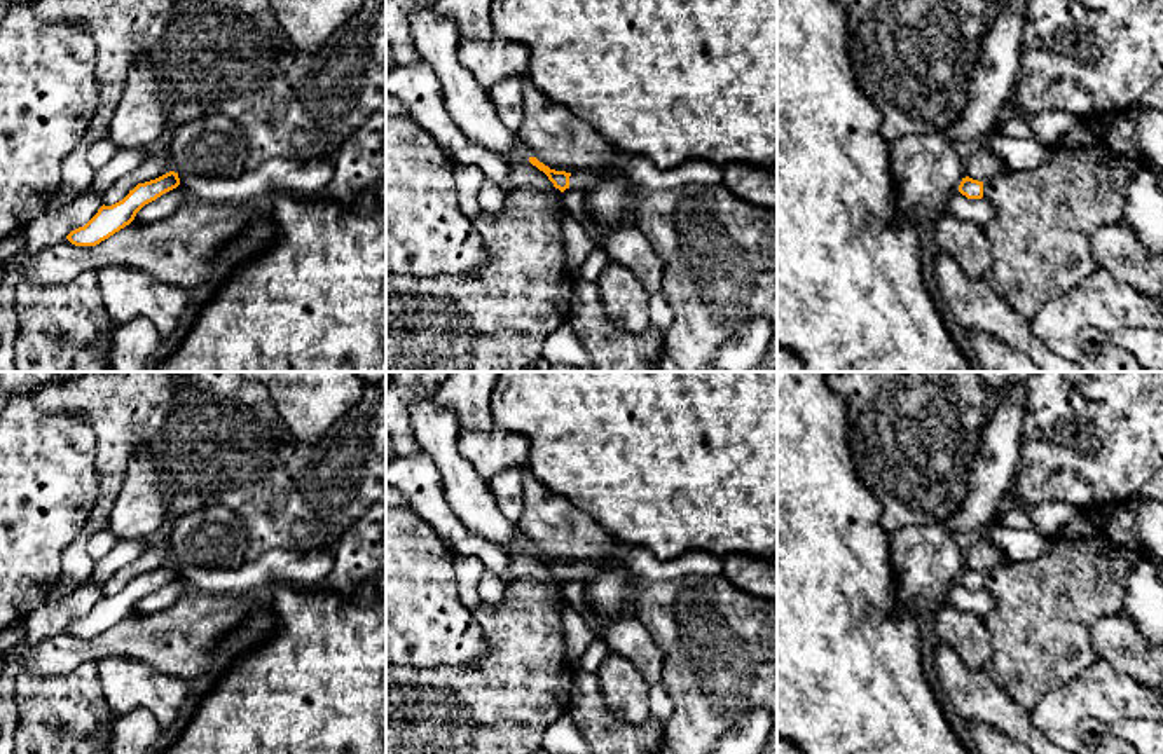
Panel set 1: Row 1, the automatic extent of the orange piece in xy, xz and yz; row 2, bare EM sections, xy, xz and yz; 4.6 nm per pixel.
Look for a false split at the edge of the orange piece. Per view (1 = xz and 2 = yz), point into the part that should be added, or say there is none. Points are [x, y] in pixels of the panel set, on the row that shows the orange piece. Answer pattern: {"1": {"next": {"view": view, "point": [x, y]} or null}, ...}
{"1": {"next": {"view": "xz", "point": [641, 173]}}, "2": {"next": null}}

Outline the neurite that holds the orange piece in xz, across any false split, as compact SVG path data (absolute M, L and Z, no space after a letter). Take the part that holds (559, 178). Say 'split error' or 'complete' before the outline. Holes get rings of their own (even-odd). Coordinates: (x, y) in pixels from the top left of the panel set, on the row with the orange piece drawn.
split error; M630 155L623 164L602 164L583 173L555 171L529 157L529 162L543 171L555 188L587 190L604 176L623 176L630 188L671 190L686 183L716 185L721 183L721 166L707 161L688 161L672 169L660 169L641 155Z

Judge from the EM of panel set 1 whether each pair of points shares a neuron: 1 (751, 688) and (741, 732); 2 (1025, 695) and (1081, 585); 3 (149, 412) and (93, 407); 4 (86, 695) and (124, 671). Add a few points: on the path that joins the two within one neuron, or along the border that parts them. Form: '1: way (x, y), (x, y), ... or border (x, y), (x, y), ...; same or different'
1: border (758, 707), (741, 714), (720, 735); different
2: way (1025, 667), (1041, 641), (1041, 629), (1057, 613); same
3: way (135, 407), (107, 407); same
4: border (95, 664), (103, 699), (112, 712); different

